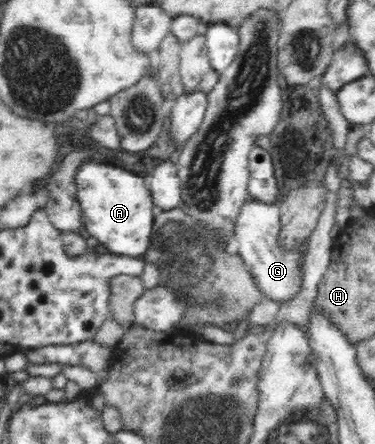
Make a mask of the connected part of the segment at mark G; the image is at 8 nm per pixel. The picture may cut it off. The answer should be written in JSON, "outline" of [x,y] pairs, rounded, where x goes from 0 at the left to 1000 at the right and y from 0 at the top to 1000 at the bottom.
{"outline":[[[675,446],[659,450],[624,491],[621,538],[632,545],[637,574],[712,671],[749,682],[771,678],[803,642],[803,588],[811,572],[800,556],[776,568],[739,550],[747,516],[747,468],[739,457],[707,457]]]}

